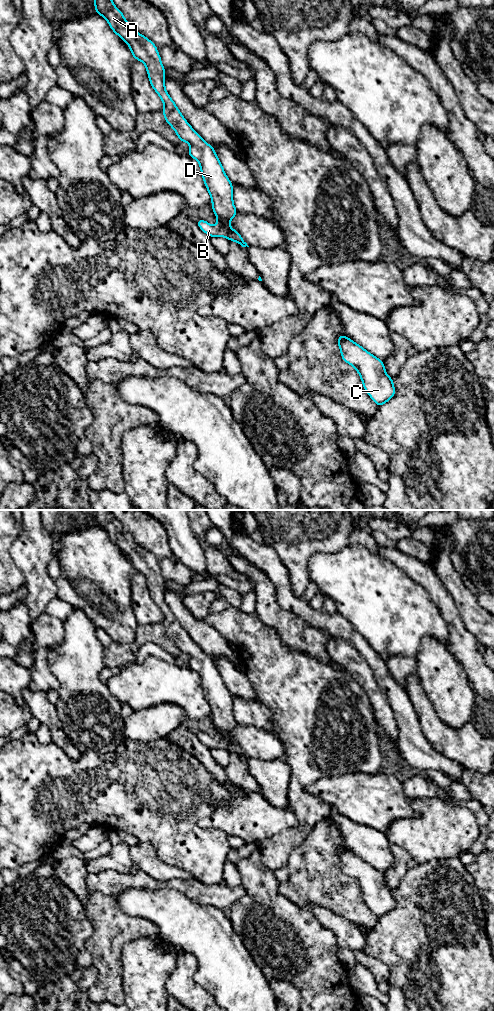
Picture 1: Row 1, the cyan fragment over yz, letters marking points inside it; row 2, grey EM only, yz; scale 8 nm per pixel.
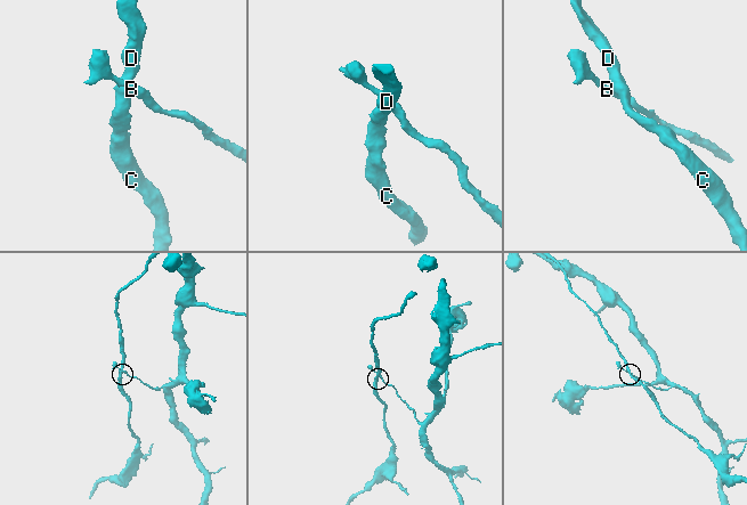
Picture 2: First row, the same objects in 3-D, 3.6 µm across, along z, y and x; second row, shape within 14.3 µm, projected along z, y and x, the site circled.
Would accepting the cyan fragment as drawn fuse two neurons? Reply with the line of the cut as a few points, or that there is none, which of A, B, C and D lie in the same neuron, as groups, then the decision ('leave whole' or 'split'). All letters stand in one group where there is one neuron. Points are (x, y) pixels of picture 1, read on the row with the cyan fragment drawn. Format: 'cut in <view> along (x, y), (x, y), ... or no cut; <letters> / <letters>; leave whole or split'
cut in yz along (218, 224), (227, 231), (227, 237); A C D / B; split

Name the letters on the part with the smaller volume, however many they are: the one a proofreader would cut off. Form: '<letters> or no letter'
A, C, D

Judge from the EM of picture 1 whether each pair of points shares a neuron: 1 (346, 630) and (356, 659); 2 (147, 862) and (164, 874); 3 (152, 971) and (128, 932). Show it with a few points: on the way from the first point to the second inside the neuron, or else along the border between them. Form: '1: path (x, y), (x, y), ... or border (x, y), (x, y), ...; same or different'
1: border (330, 636), (345, 639), (367, 662); different
2: path (151, 864), (160, 871); same
3: border (157, 941), (128, 941), (121, 961); different

